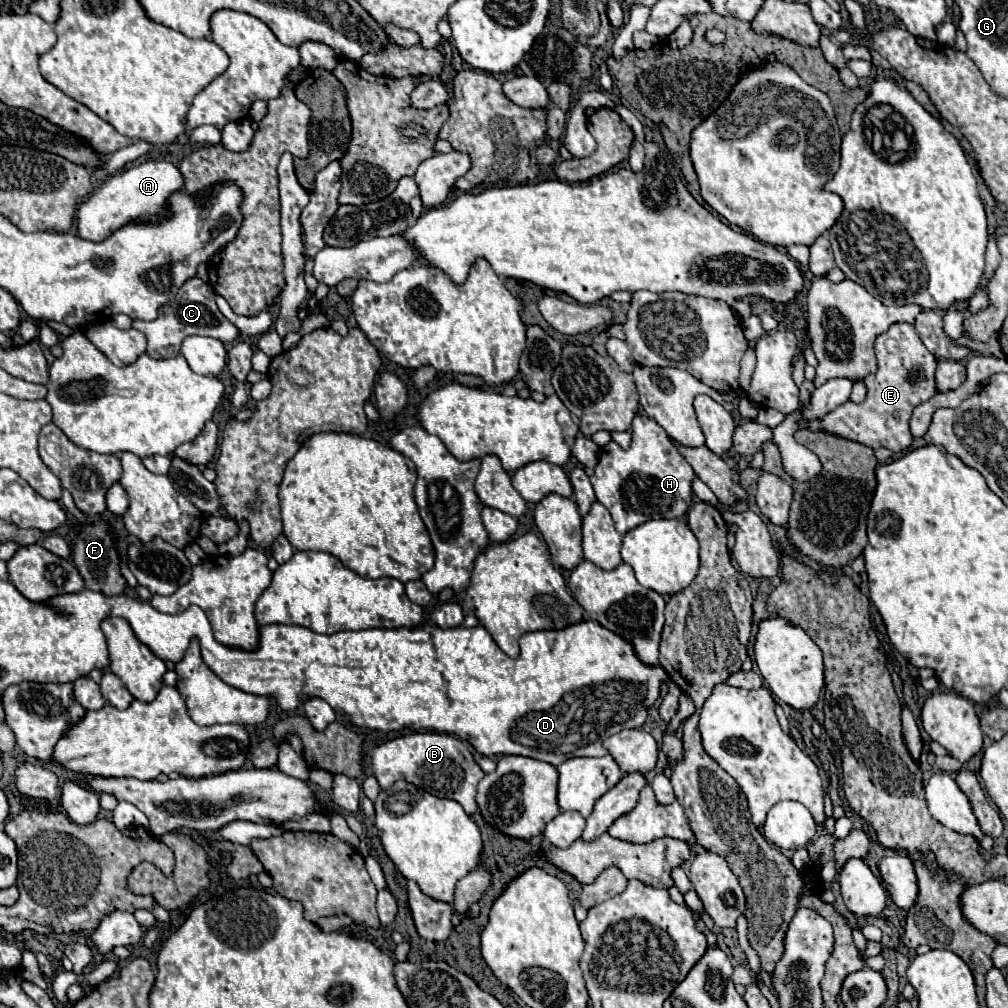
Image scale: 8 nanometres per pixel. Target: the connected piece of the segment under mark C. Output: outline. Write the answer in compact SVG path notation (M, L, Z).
M194 276L190 280L186 280L180 290L176 292L174 300L164 304L158 310L158 318L144 322L144 320L134 320L132 322L134 328L138 328L140 332L146 334L148 338L148 348L146 354L152 358L170 358L176 356L180 352L180 344L186 336L198 334L198 336L212 336L222 340L224 344L230 344L238 338L238 330L234 324L230 324L218 310L216 302L214 302L214 290L200 278Z

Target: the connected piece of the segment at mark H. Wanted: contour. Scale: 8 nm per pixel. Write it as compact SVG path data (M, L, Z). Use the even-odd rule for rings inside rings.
M636 416L634 418L634 428L632 428L632 444L624 450L616 442L608 442L606 446L600 448L600 460L596 464L596 472L590 478L596 498L600 504L608 508L612 514L612 520L616 524L616 530L620 534L626 534L630 528L636 528L642 522L654 520L654 518L680 518L688 512L690 502L692 502L692 484L694 470L690 464L680 456L668 434L648 416Z

